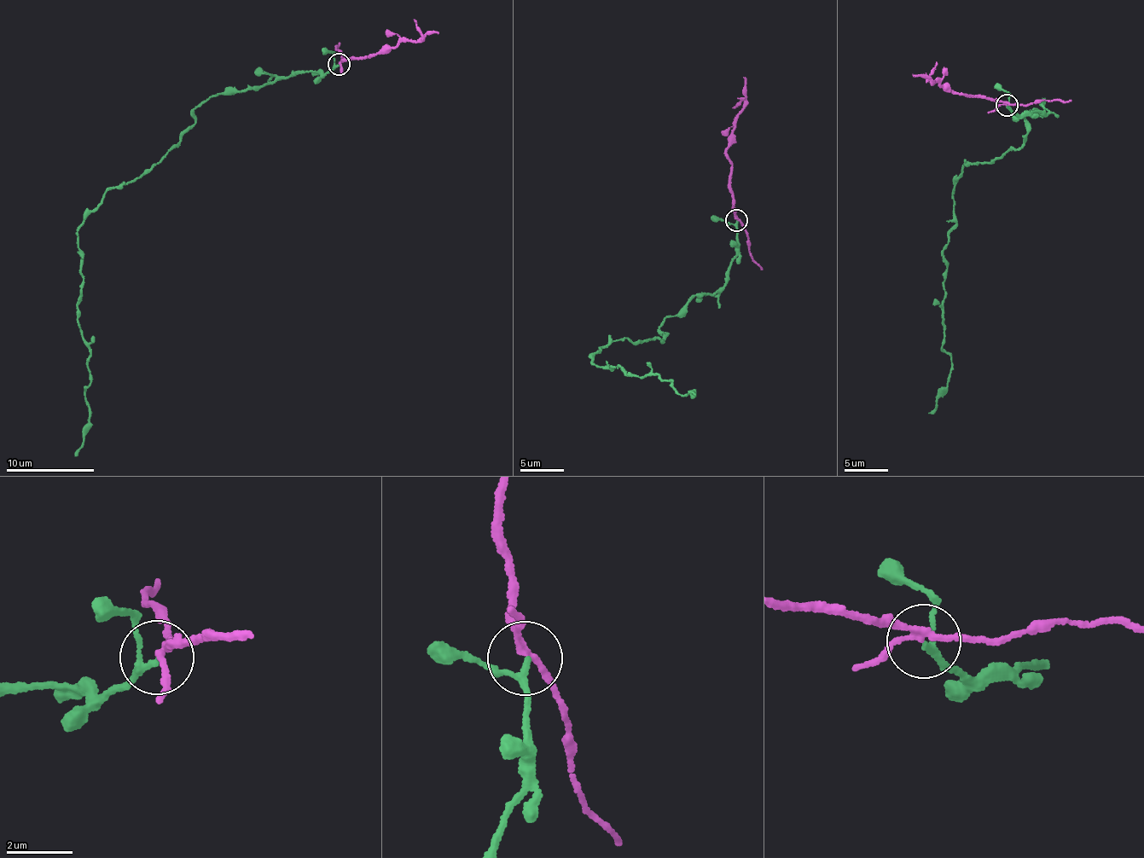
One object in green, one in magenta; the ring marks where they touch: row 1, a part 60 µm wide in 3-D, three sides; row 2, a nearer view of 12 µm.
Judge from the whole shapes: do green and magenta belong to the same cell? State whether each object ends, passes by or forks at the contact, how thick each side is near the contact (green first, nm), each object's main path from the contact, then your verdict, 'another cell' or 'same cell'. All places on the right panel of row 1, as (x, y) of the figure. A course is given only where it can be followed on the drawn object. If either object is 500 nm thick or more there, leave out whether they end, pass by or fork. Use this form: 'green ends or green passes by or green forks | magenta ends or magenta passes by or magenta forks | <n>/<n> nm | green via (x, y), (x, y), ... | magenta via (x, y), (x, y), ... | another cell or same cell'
green passes by | magenta forks | 160/150 nm | green via (1006, 106), (1044, 115), (1024, 110), (1023, 145), (968, 162), (955, 182), (943, 251), (951, 358), (928, 413) | magenta via (1006, 106), (989, 97), (949, 93), (929, 76), (912, 74) | another cell

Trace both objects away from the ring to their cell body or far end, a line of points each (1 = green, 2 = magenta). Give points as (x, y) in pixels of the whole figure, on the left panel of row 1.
1: (339, 65), (210, 96), (176, 146), (87, 215), (78, 228), (77, 304), (90, 349), (90, 426), (74, 456)
2: (339, 65), (348, 58), (373, 57), (426, 32), (437, 32)

